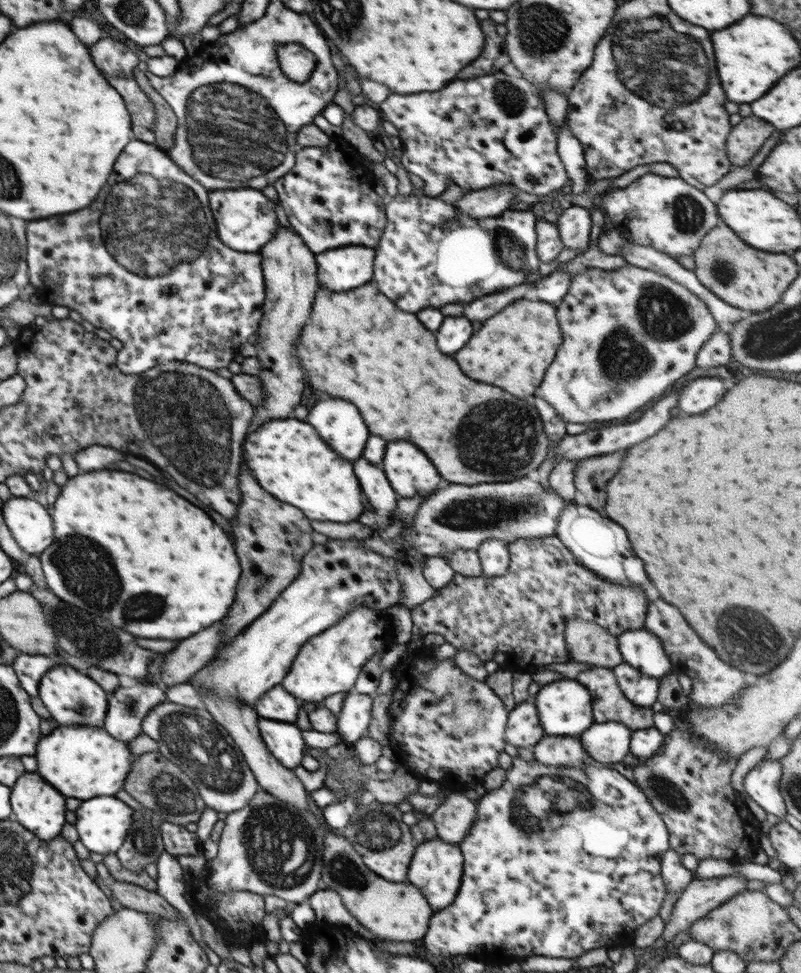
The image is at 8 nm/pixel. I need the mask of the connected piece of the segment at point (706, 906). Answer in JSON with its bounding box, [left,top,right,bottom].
[660,873,748,943]

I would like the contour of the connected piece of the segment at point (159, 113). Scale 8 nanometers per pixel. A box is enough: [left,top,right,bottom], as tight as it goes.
[135,68,177,151]

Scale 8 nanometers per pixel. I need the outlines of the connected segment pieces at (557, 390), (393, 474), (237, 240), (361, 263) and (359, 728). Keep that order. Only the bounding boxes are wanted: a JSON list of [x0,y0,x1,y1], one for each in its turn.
[[534,265,721,426],[382,442,443,498],[210,187,278,253],[315,246,375,292],[338,692,373,744]]

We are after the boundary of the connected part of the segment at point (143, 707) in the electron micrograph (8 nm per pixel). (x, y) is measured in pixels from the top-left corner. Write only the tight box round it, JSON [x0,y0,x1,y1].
[103,682,165,744]

